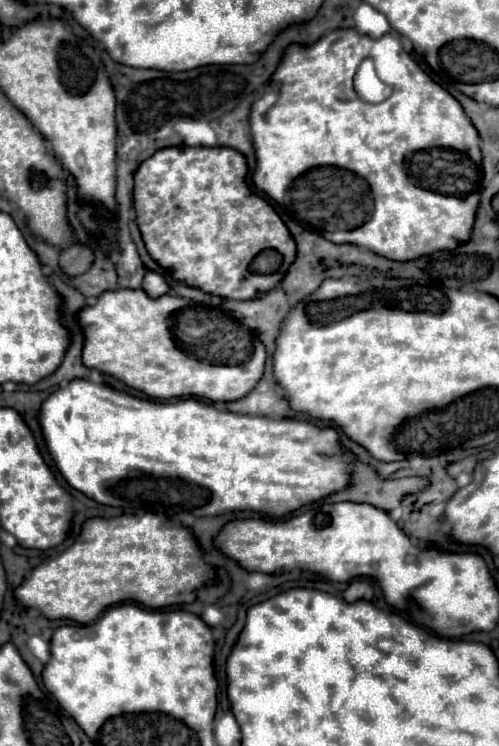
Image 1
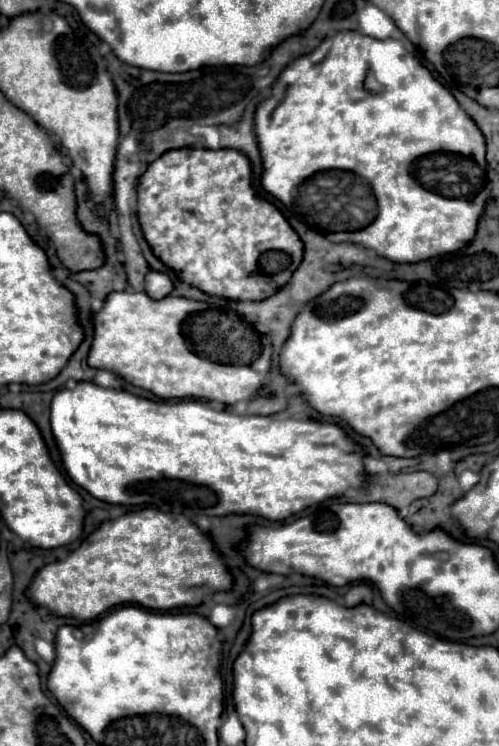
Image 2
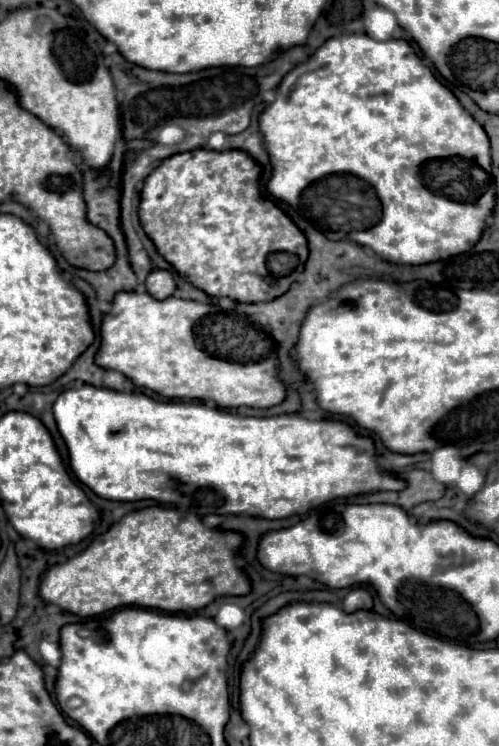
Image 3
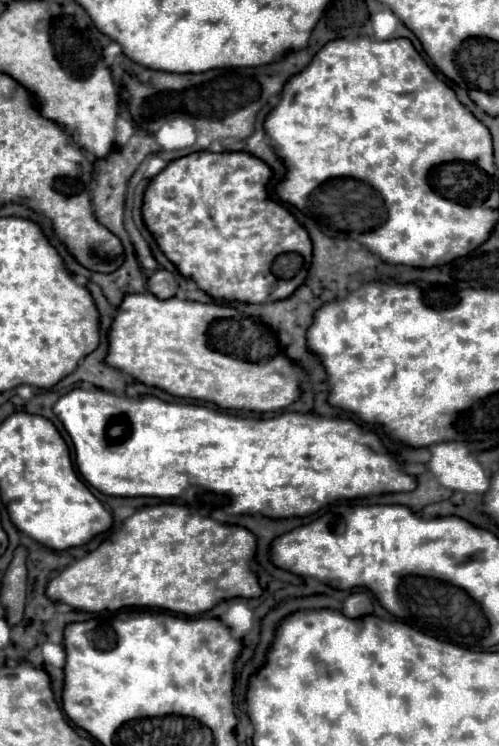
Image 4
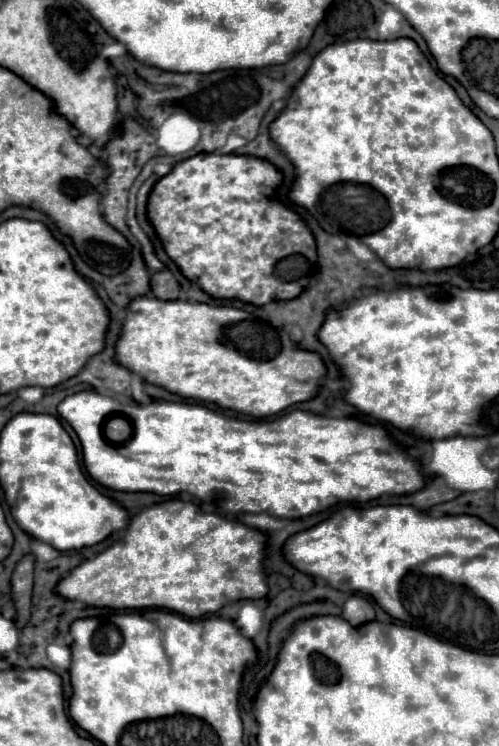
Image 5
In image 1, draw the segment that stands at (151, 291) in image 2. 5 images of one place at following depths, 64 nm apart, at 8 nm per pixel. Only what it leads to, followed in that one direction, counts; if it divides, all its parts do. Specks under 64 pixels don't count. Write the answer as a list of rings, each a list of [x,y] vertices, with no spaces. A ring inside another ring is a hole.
[[[148,270],[146,276],[144,276],[144,282],[142,282],[142,290],[144,290],[148,296],[158,298],[158,296],[162,296],[162,294],[168,292],[168,284],[166,284],[166,280],[164,280],[160,274]]]

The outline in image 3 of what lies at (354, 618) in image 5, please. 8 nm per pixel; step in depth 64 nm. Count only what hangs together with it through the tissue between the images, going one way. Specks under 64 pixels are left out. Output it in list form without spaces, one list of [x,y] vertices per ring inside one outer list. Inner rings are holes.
[[[354,588],[344,598],[344,610],[346,612],[356,612],[360,608],[364,608],[364,610],[372,608],[372,594],[368,588]]]

